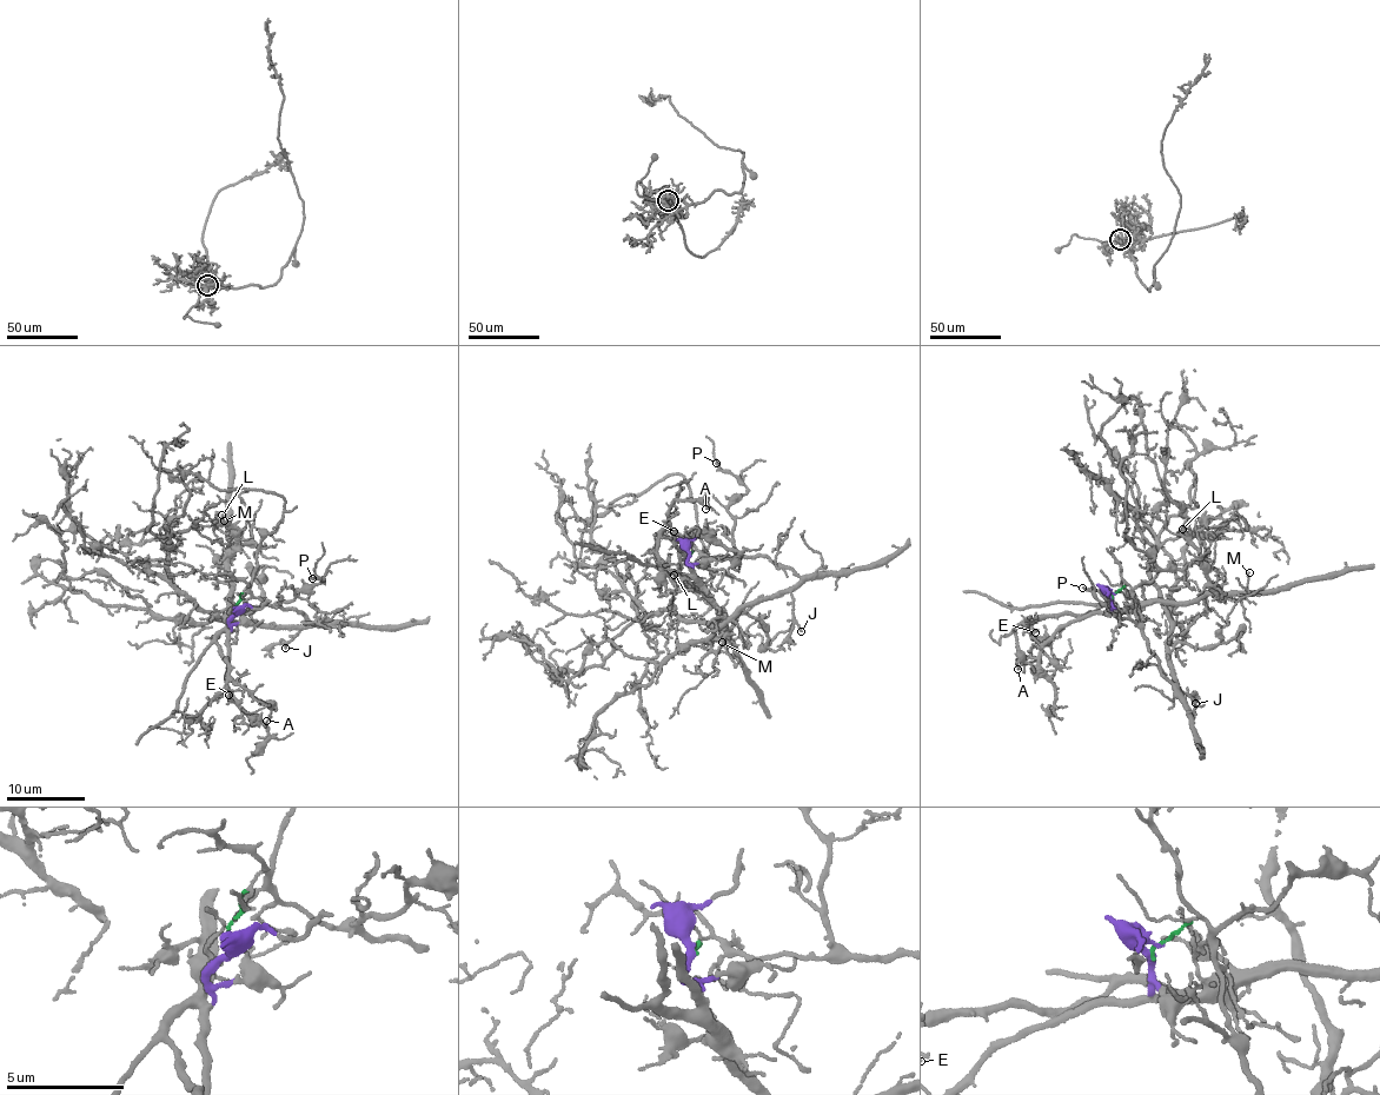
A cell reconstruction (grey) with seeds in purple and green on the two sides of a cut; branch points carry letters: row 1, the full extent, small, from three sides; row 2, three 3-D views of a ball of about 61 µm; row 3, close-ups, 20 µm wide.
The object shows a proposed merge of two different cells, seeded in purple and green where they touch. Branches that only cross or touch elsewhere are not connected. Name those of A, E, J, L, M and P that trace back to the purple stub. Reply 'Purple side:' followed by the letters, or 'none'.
Purple side: A, E, L, M

